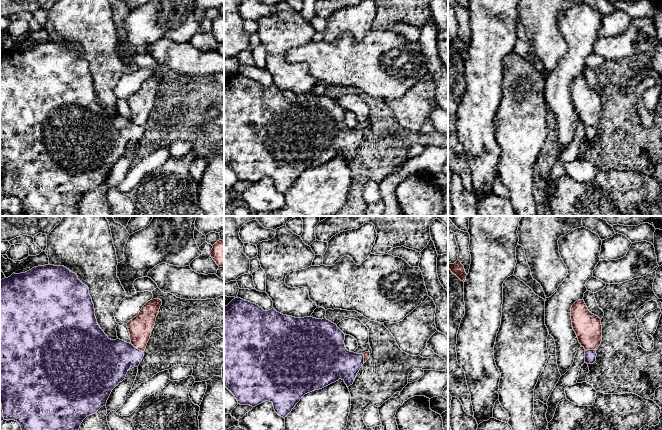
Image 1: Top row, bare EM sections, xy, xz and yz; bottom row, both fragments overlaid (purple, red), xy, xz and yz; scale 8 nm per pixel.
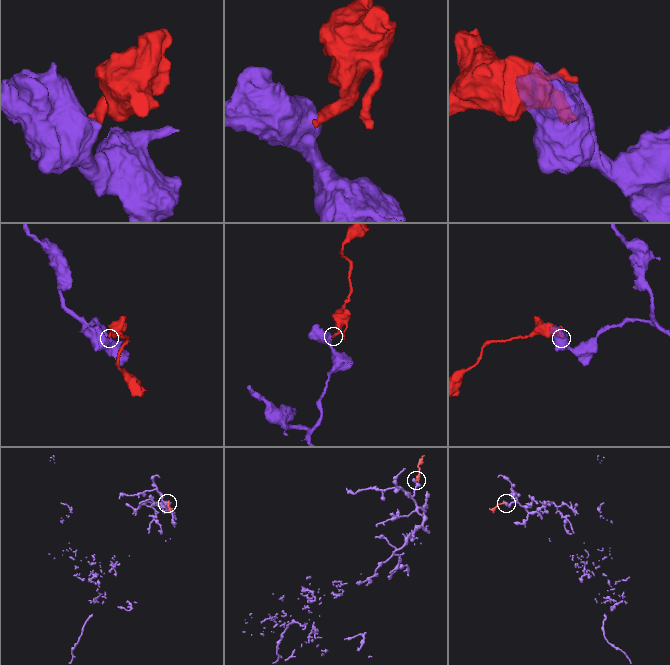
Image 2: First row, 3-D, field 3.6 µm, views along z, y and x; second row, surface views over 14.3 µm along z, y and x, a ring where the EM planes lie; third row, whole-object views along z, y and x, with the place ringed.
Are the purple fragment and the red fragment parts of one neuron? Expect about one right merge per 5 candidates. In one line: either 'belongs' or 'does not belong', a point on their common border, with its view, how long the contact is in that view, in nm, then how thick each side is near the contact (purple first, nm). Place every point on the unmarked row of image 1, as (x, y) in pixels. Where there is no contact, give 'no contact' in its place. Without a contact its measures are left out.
belongs | xy (136, 124) | 130 nm | 360/190 nm

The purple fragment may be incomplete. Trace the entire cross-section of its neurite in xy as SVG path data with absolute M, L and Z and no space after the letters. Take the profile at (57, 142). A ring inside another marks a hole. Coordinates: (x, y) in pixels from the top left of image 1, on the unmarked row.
M50 40L38 42L25 49L13 49L10 53L0 56L0 179L2 180L4 196L17 197L21 202L23 212L28 216L77 216L83 196L105 182L112 166L125 155L128 146L139 142L161 81L160 75L148 77L139 90L127 99L131 116L130 119L127 119L120 115L111 116L108 114L97 99L88 62L64 42Z

